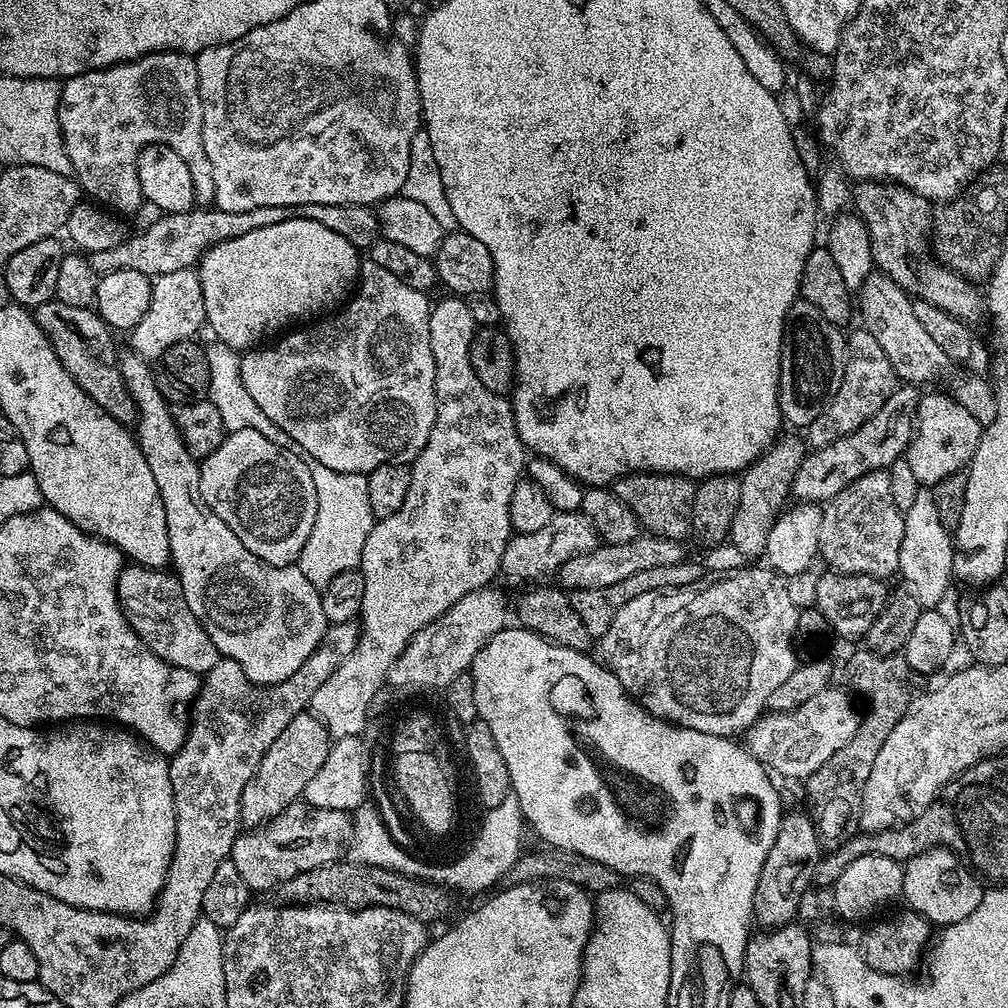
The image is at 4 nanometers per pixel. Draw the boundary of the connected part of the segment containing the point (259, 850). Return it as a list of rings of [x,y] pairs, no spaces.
[[[303,802],[286,806],[277,817],[256,828],[241,831],[236,837],[230,859],[238,866],[242,882],[253,893],[267,888],[279,889],[281,884],[314,870],[314,866],[334,864],[345,855],[352,838],[352,818],[347,812],[322,810]]]

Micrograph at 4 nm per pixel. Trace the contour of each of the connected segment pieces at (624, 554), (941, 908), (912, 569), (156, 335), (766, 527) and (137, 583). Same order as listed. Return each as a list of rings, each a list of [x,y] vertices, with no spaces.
[[[641,534],[630,542],[621,544],[601,543],[593,552],[587,552],[578,558],[570,558],[570,562],[560,567],[558,584],[565,590],[610,586],[614,582],[623,582],[625,578],[631,578],[633,574],[638,574],[641,570],[681,563],[685,559],[684,546],[679,540],[651,534]]]
[[[937,846],[904,864],[903,903],[908,903],[905,905],[911,911],[925,916],[933,926],[962,922],[962,918],[974,914],[978,902],[982,902],[984,897],[985,889],[980,888],[981,881],[963,863],[960,865],[956,860],[959,860],[957,853]]]
[[[921,490],[918,498],[914,498],[910,510],[903,512],[904,514],[904,533],[902,534],[902,554],[898,554],[898,562],[900,563],[899,575],[904,576],[907,587],[912,595],[918,598],[918,602],[928,610],[935,609],[936,604],[948,592],[948,583],[953,583],[952,563],[954,562],[954,536],[949,528],[942,526],[942,522],[938,516],[938,506],[934,504],[934,498],[931,491]]]
[[[192,268],[174,270],[174,274],[162,274],[152,280],[152,297],[142,322],[130,329],[131,351],[141,360],[159,361],[170,346],[179,340],[195,337],[196,331],[205,327],[204,303],[199,275]]]
[[[777,435],[772,445],[762,453],[740,476],[738,510],[730,533],[733,544],[744,556],[764,556],[766,542],[774,522],[780,517],[784,502],[792,496],[792,483],[798,466],[802,466],[806,455],[806,444],[796,436]]]
[[[129,563],[116,578],[116,596],[132,629],[150,651],[162,657],[167,664],[206,674],[222,659],[214,642],[210,642],[210,634],[206,634],[198,618],[194,618],[190,606],[186,606],[180,580],[171,571]]]

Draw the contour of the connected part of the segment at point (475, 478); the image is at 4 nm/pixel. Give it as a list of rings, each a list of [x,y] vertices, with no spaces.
[[[451,294],[445,295],[445,297],[445,300],[440,300],[437,304],[435,301],[430,308],[430,350],[434,356],[434,370],[436,371],[434,426],[430,430],[430,438],[426,442],[426,446],[422,446],[422,450],[410,465],[412,473],[410,474],[410,490],[406,490],[406,502],[402,502],[400,509],[396,513],[390,514],[390,518],[376,520],[366,538],[366,546],[362,546],[362,558],[358,570],[365,579],[365,593],[362,594],[358,615],[360,637],[356,639],[354,650],[350,650],[346,662],[342,662],[342,666],[338,666],[338,670],[334,670],[334,674],[330,674],[330,678],[326,678],[326,682],[322,682],[322,686],[318,686],[318,690],[314,690],[314,698],[310,705],[311,716],[325,727],[333,741],[341,740],[344,736],[360,736],[363,733],[363,728],[368,724],[368,700],[374,699],[379,694],[380,687],[385,687],[389,668],[392,668],[396,659],[402,654],[402,650],[406,650],[412,636],[418,634],[418,630],[422,630],[442,614],[446,614],[446,610],[450,610],[450,606],[454,606],[454,602],[458,602],[458,598],[466,598],[466,594],[470,594],[474,590],[489,587],[495,581],[492,579],[501,575],[502,550],[506,550],[508,541],[514,535],[510,522],[510,494],[514,494],[517,480],[525,475],[526,449],[524,443],[518,438],[511,403],[501,393],[486,390],[486,386],[482,386],[482,382],[478,382],[478,378],[474,374],[472,348],[478,336],[478,325],[471,317],[467,303]]]

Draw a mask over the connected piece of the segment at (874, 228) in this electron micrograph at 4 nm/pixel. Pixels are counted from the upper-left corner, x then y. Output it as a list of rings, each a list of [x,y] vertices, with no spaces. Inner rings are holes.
[[[862,180],[854,188],[854,208],[869,231],[873,265],[902,291],[940,307],[969,326],[985,319],[986,300],[981,293],[980,296],[976,293],[977,285],[929,255],[934,208],[928,199],[901,184]]]

